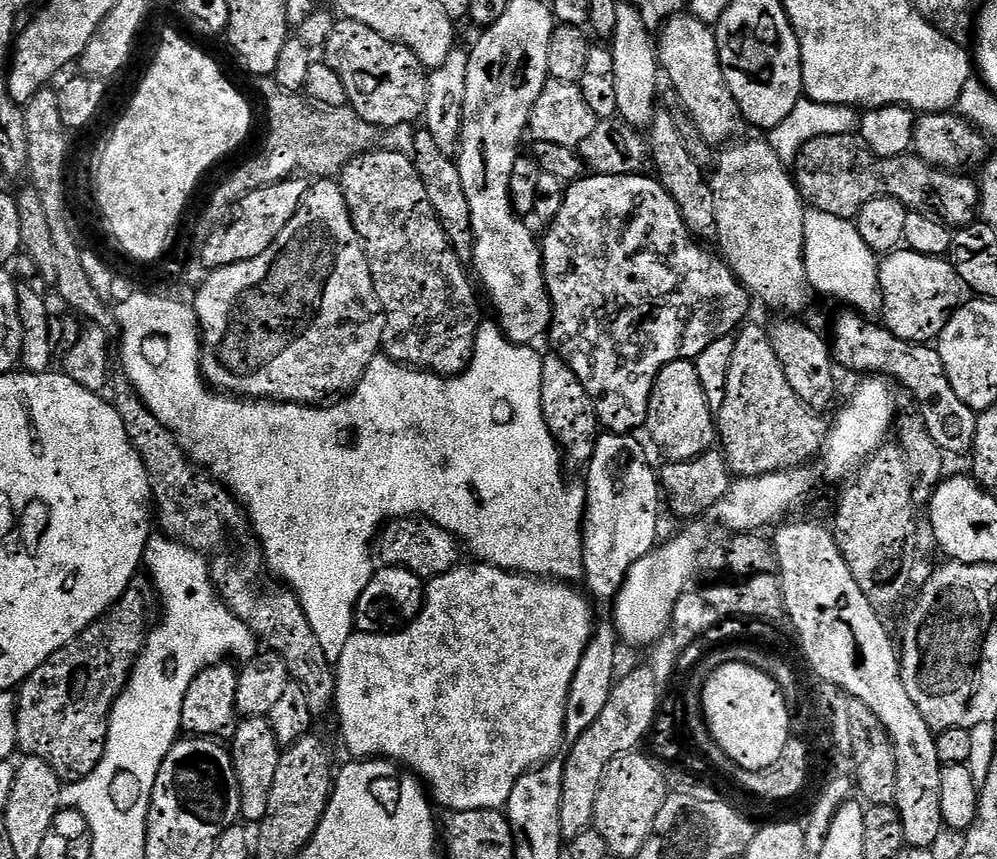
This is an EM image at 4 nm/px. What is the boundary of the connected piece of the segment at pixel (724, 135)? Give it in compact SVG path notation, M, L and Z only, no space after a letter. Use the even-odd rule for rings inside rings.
M688 14L688 22L678 22L678 16L673 16L659 33L658 59L661 69L666 73L666 80L668 76L677 98L684 103L693 126L700 131L706 143L724 146L741 135L740 107L728 89L724 65L720 63L716 45L716 33L709 25L703 24L697 16L691 14Z

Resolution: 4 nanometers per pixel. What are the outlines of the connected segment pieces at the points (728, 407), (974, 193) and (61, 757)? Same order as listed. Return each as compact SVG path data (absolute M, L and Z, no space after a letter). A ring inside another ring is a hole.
M748 322L735 333L735 338L736 349L732 355L732 365L728 367L724 401L720 408L718 404L718 440L721 445L724 443L723 459L740 478L765 476L771 472L783 472L789 468L807 465L813 458L819 457L824 446L824 437L829 434L829 425L824 425L824 420L820 417L823 415L806 407L798 394L790 390L784 367L778 362L769 333L765 329L763 332L758 325Z
M859 135L823 136L802 146L794 161L794 179L800 195L815 211L834 214L843 220L852 220L866 202L879 196L892 196L913 212L931 214L949 226L967 226L977 219L980 206L980 189L975 179L952 170L934 168L915 154L902 156L875 156L864 146Z
M137 575L120 599L100 619L28 676L18 689L16 709L18 748L24 756L42 758L64 782L85 780L98 767L106 746L112 708L128 686L128 679L132 677L137 658L144 652L144 643L148 641L157 616L158 593L147 575Z

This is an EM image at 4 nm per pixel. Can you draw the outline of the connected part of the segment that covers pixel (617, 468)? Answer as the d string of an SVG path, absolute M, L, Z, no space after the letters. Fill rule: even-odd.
M604 434L596 441L596 449L591 460L586 465L588 480L588 501L584 504L582 521L582 539L584 542L584 575L586 577L586 592L593 601L615 601L620 587L626 582L630 566L652 549L657 547L656 531L660 528L660 504L662 508L662 485L658 479L657 469L652 469L648 456L642 445L632 434Z

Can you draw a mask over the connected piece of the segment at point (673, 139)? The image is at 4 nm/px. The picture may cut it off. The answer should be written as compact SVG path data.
M664 110L657 111L656 117L652 119L652 126L650 129L650 164L653 169L656 167L656 172L654 171L655 179L659 180L664 189L666 189L667 192L669 192L674 198L676 209L680 211L680 218L684 221L689 233L691 233L691 235L696 238L704 238L700 236L710 236L710 238L715 237L716 227L718 226L718 205L714 203L714 190L712 189L709 177L707 175L704 177L704 172L702 169L700 169L699 162L696 161L694 157L692 157L692 152L690 149L688 149L688 144L686 141L684 141L684 136L682 133L680 133L680 128L678 125L676 125L675 118L672 117L670 113L664 112Z

